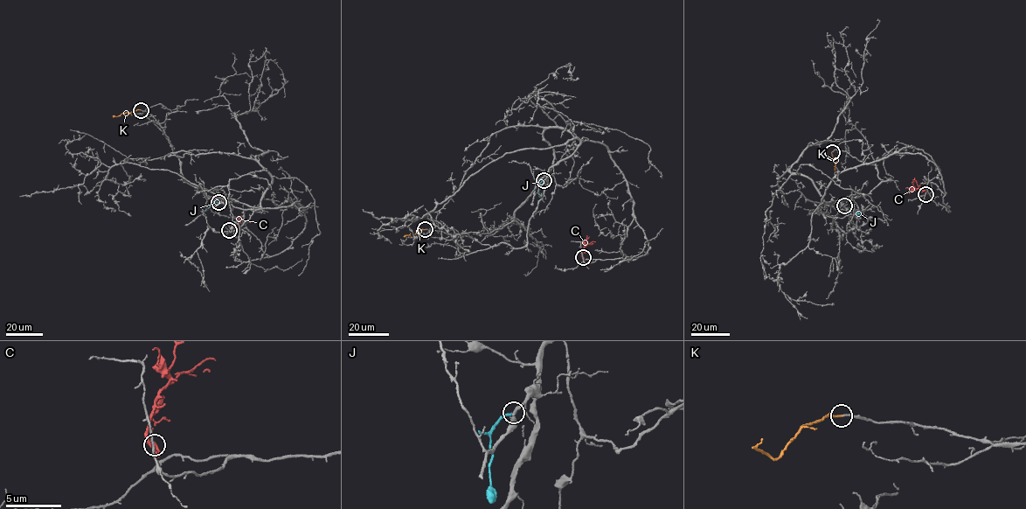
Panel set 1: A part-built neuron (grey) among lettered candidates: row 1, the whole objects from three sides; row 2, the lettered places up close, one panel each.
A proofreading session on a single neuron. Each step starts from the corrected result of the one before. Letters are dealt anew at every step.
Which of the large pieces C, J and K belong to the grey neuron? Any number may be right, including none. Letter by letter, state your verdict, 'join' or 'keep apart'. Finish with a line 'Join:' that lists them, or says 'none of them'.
C: keep apart
J: keep apart
K: join
Join: K

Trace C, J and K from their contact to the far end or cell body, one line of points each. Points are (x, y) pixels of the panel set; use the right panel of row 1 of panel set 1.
C: (925, 194), (923, 190), (914, 187), (912, 182)
J: (844, 205), (860, 214)
K: (832, 152), (833, 159), (836, 160), (835, 170)

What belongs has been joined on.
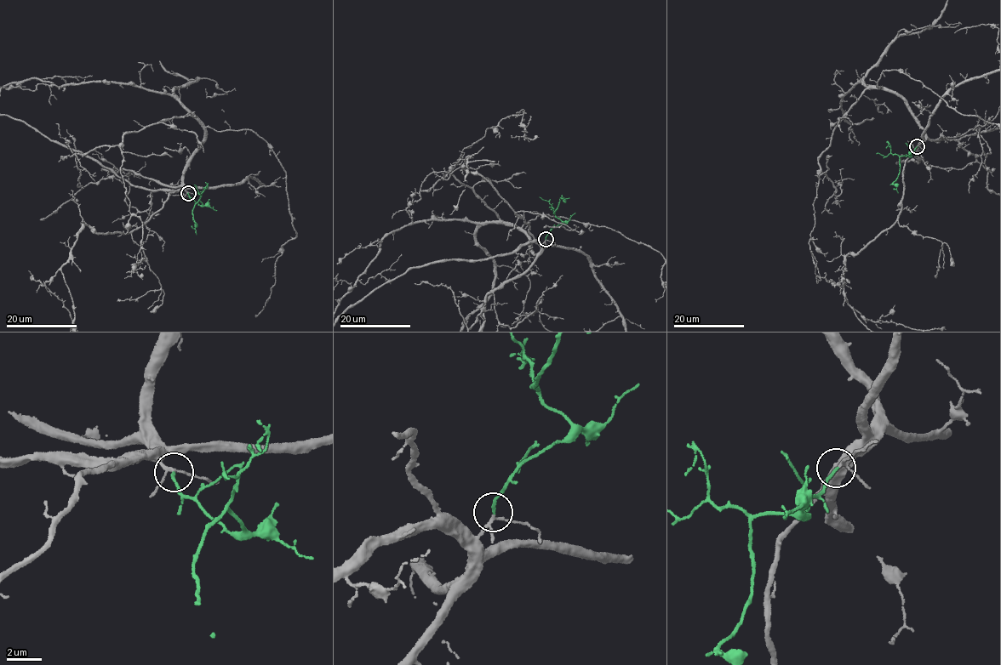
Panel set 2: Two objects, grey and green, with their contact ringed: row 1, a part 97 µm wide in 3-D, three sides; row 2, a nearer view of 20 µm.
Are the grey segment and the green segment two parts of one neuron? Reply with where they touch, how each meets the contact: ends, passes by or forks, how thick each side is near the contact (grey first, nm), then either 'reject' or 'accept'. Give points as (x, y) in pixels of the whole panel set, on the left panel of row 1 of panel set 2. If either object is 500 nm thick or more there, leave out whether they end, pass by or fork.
place (188, 193); grey forks; green ends; calibres 110 and 150 nm; accept

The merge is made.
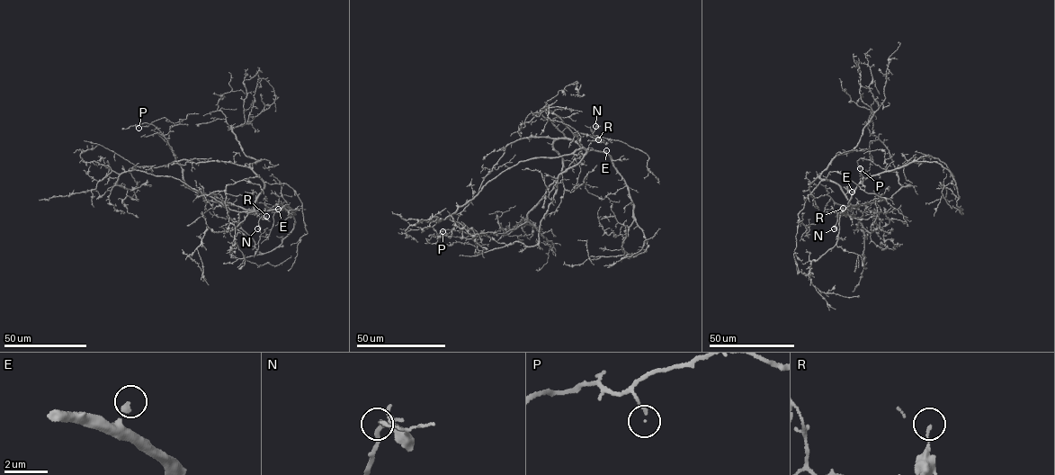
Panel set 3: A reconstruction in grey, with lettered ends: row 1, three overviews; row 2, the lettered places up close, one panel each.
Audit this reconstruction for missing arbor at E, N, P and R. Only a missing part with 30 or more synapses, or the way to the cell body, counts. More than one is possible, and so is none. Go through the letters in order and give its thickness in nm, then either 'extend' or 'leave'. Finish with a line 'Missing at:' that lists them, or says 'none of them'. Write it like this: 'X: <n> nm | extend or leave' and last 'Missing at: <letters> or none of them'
E: 150 nm | extend
N: 120 nm | leave
P: 100 nm | leave
R: 120 nm | leave
Missing at: E

